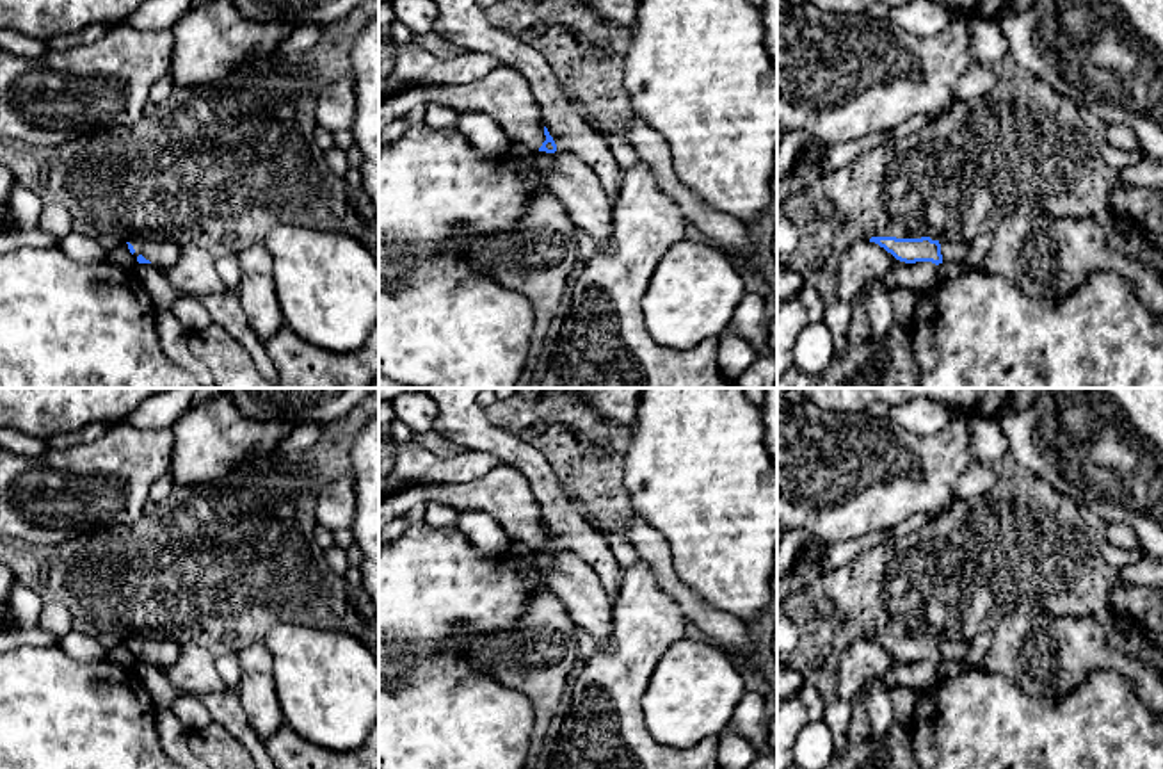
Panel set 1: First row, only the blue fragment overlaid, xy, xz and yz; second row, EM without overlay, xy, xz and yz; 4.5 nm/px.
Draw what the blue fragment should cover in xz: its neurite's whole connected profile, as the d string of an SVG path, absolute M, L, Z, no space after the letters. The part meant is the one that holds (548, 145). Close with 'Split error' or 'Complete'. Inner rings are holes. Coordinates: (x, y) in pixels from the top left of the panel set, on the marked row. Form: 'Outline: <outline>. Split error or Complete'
Outline: M544 126L546 141L539 151L551 157L544 171L546 190L565 206L573 223L590 235L598 247L605 249L612 235L614 199L605 192L598 174L569 151L558 151Z. Split error

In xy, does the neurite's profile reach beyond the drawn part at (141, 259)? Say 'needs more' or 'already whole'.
needs more

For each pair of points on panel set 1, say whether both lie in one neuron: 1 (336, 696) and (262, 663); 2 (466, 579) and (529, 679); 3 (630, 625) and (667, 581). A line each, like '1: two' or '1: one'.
1: two
2: two
3: two

